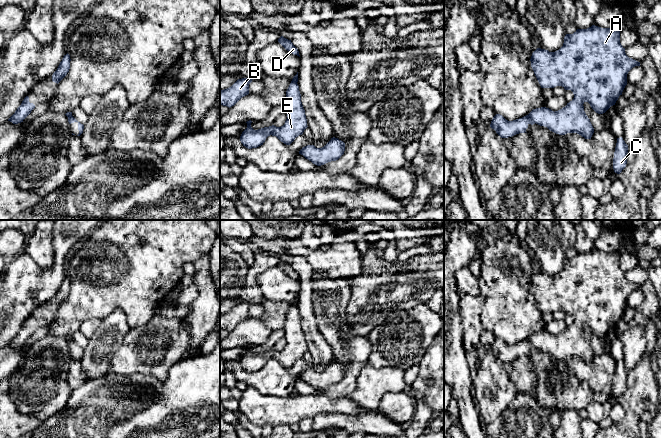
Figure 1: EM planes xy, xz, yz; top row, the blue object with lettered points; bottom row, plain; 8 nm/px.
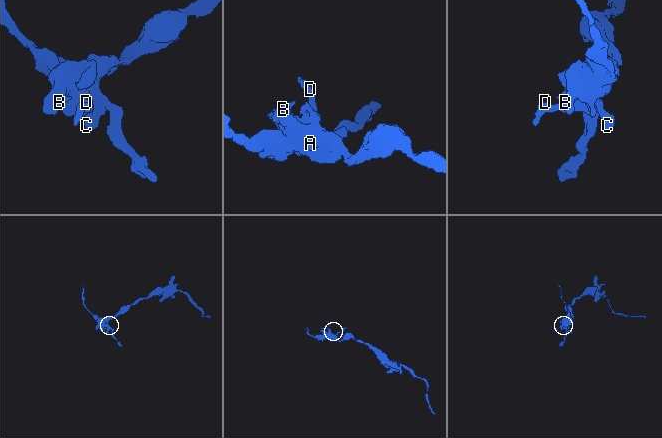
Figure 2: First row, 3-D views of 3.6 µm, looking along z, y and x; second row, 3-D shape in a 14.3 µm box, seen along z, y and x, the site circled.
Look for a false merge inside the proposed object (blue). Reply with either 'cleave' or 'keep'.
cleave

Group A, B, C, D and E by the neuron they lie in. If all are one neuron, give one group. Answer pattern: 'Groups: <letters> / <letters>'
Groups: A B C E / D

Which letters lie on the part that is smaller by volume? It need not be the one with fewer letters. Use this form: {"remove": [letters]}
{"remove": ["D"]}

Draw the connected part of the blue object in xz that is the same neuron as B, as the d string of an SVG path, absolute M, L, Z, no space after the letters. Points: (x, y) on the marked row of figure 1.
M238 79L231 87L220 91L220 105L232 107L242 97L249 94L249 84L253 79Z

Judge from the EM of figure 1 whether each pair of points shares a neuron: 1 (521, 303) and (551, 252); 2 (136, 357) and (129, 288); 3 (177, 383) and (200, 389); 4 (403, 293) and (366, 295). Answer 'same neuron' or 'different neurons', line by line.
1: different neurons
2: different neurons
3: same neuron
4: same neuron

